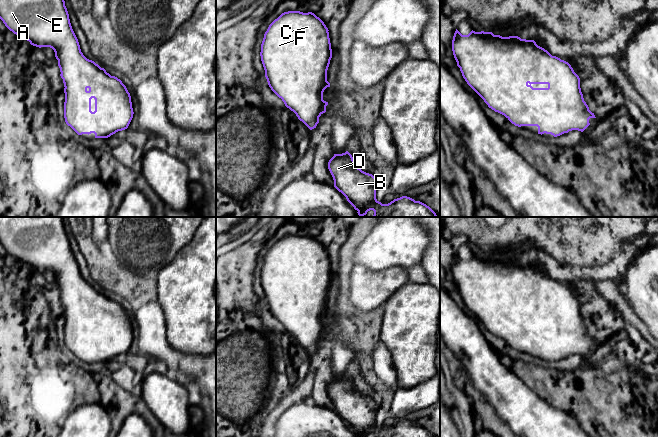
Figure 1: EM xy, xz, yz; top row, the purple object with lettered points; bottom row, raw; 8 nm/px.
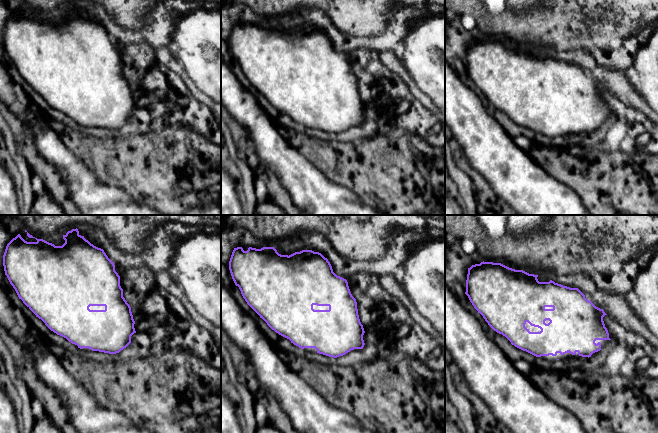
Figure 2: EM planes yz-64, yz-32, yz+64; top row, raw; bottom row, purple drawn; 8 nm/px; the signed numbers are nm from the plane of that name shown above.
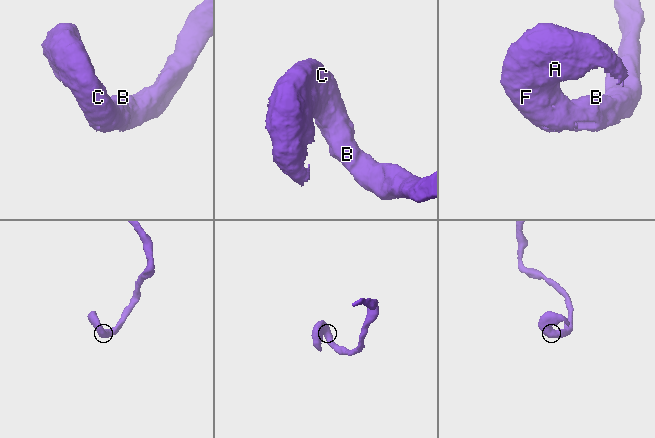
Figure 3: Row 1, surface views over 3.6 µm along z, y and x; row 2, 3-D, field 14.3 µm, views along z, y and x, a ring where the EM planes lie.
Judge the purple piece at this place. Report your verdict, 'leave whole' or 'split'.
leave whole

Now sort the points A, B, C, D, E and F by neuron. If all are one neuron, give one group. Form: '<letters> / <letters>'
A B C D E F

